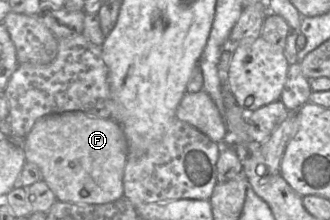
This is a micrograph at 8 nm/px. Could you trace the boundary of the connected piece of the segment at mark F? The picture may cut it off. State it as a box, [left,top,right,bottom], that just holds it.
[22,111,128,204]

